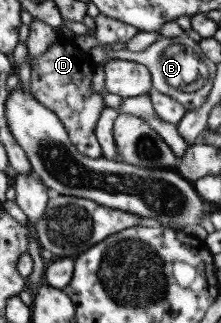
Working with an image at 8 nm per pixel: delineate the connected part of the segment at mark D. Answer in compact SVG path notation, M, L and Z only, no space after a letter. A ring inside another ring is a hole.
M60 38L52 45L48 45L46 51L33 60L29 66L30 94L58 117L76 152L91 160L100 159L103 154L96 140L94 128L105 104L102 101L102 92L99 94L92 90L92 74L96 64L90 55L80 50L72 40Z

